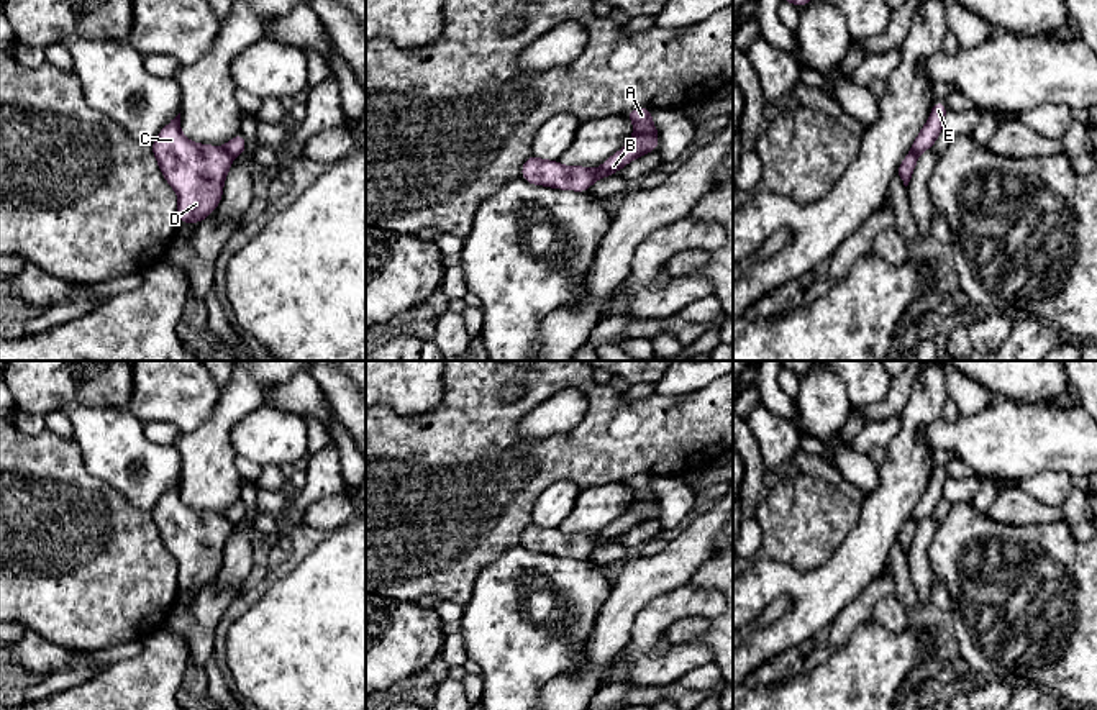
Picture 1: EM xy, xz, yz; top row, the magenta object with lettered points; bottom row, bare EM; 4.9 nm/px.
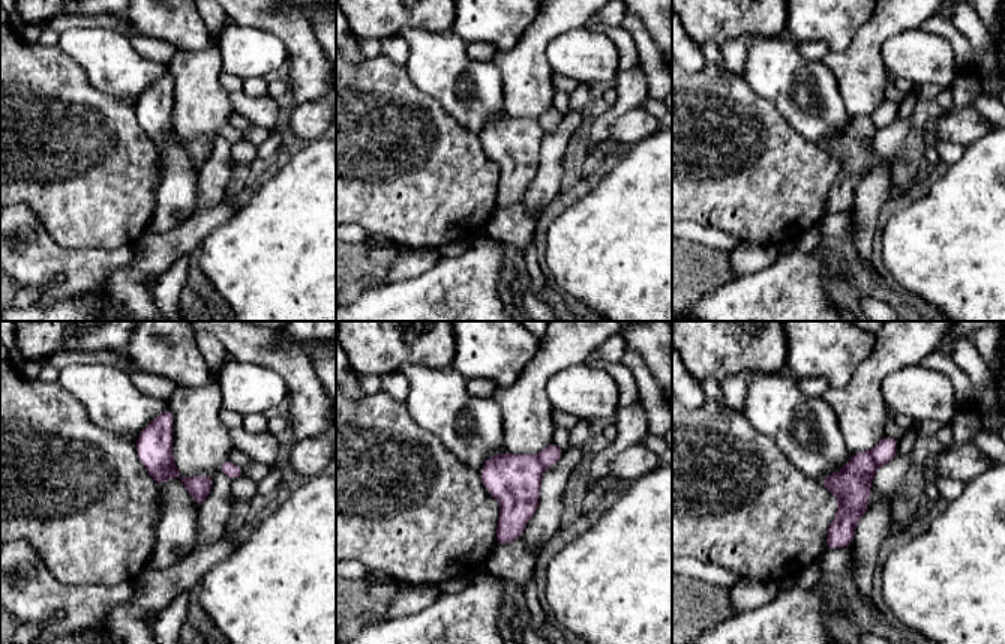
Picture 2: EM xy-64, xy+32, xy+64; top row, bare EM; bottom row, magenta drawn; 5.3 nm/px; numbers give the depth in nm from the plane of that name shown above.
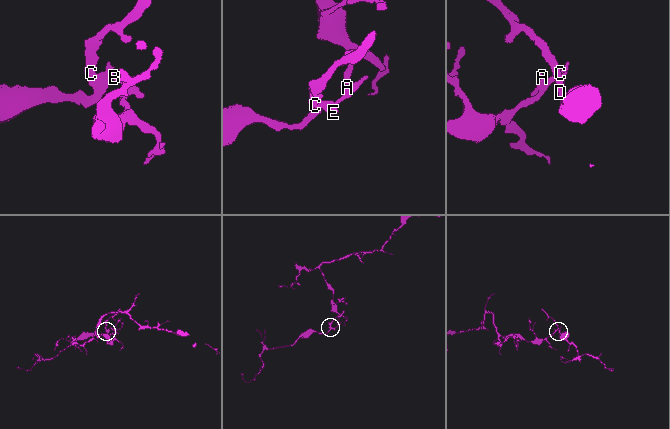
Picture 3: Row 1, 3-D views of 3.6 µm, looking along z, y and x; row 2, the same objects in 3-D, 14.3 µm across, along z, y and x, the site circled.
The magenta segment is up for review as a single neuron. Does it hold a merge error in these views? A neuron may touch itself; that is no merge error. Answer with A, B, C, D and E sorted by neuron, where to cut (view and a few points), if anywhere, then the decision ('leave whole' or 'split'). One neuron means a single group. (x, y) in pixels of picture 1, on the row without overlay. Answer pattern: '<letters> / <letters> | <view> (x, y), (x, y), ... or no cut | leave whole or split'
A B E / C D | xy (222, 517), (233, 522) | split

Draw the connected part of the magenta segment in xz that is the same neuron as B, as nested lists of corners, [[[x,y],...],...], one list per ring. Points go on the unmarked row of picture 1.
[[[641,474],[625,480],[628,487],[635,492],[635,502],[631,507],[613,523],[610,523],[600,535],[595,543],[597,546],[605,546],[615,541],[617,538],[623,536],[633,526],[656,518],[659,512],[658,497],[651,487],[651,476]]]

